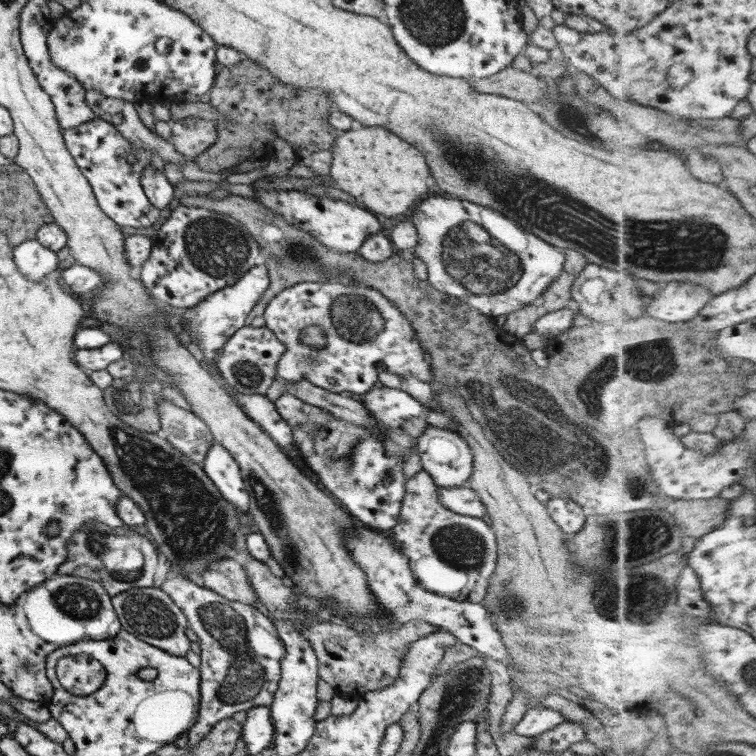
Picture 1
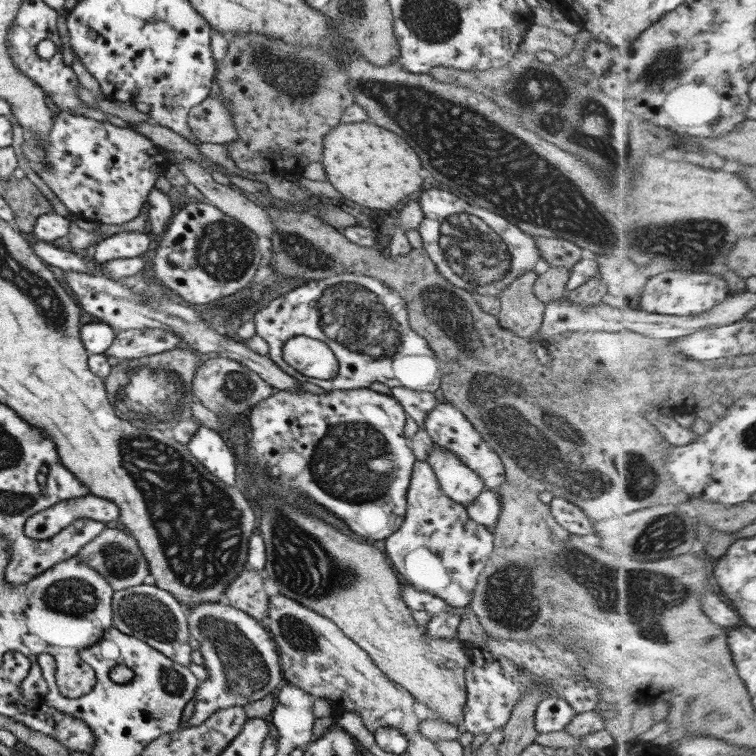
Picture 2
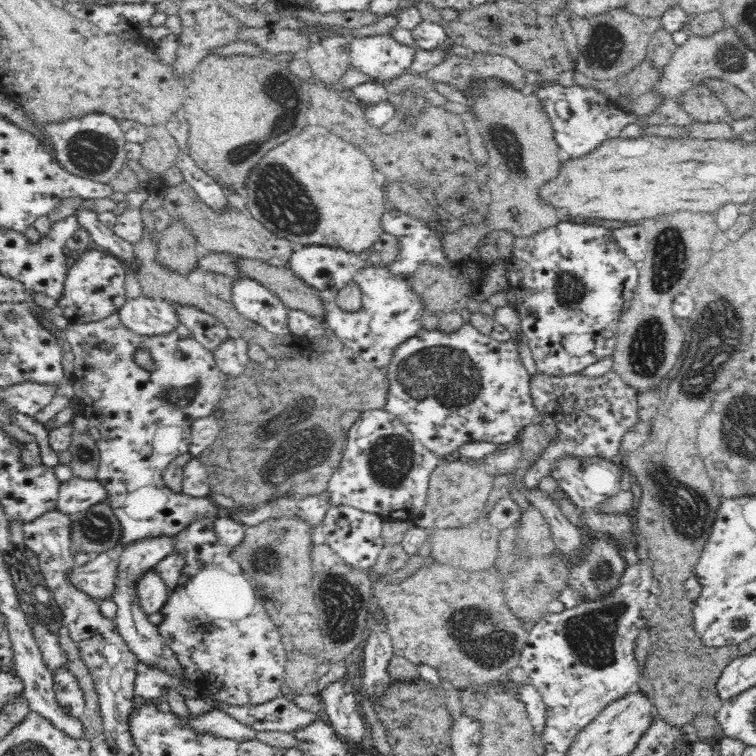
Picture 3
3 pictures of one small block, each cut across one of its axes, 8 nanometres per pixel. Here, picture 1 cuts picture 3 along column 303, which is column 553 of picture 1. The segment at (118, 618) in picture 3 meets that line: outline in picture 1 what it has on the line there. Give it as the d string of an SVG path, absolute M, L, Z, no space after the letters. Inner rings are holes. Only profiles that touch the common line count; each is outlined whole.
M541 705L532 706L526 711L522 720L516 724L514 733L537 738L566 720L558 710L552 710Z

